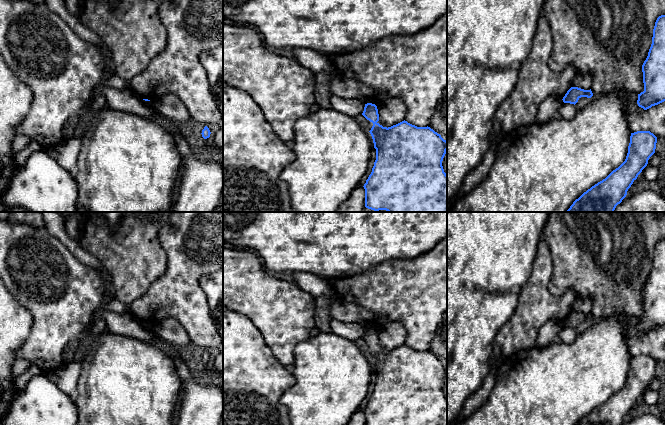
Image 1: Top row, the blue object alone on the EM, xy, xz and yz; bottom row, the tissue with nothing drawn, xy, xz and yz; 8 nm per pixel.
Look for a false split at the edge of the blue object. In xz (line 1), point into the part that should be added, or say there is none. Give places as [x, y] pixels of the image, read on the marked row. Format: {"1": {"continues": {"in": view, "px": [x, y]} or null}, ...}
{"1": {"continues": null}}

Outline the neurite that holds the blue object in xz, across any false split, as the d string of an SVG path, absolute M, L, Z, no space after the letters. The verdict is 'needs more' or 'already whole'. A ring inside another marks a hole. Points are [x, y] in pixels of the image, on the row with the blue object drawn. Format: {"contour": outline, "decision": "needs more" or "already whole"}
{"contour": "M365 104L362 115L373 123L369 131L374 148L376 160L369 175L365 189L365 207L374 211L387 212L447 212L447 174L444 172L442 161L447 151L447 141L430 127L417 127L402 121L391 127L383 127L378 123L379 114L375 104Z", "decision": "already whole"}

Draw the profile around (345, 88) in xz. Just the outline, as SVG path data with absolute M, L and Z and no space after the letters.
M336 77L331 81L332 96L341 97L343 99L358 99L365 104L370 103L375 91L356 80Z

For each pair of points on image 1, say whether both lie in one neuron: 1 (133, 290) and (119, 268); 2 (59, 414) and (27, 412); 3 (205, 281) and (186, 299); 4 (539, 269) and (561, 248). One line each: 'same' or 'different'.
1: same
2: same
3: different
4: different

